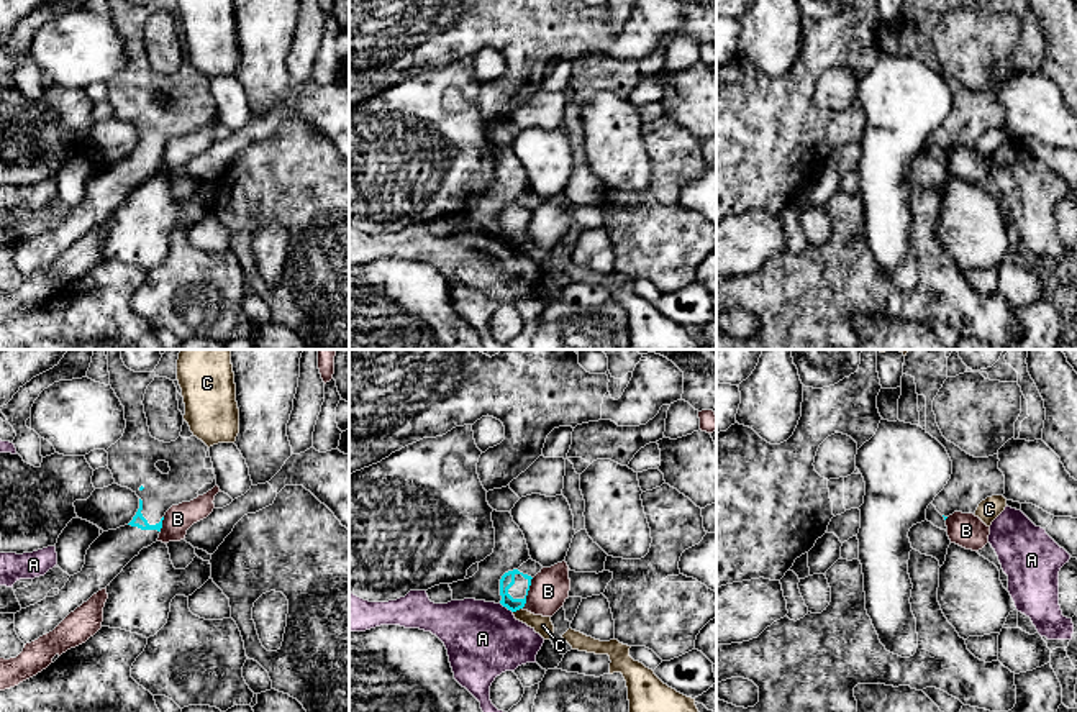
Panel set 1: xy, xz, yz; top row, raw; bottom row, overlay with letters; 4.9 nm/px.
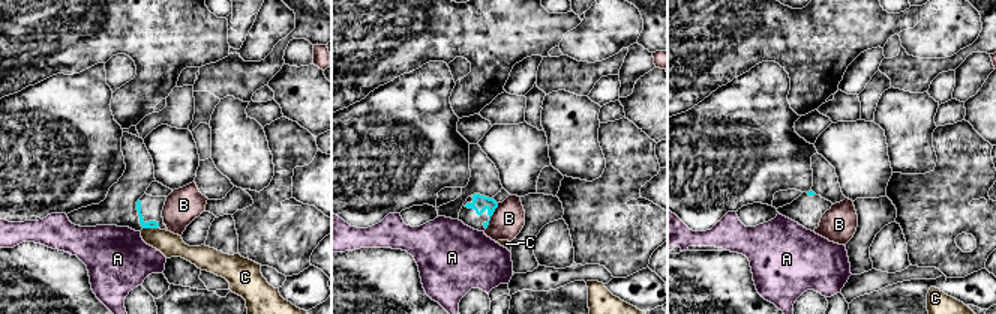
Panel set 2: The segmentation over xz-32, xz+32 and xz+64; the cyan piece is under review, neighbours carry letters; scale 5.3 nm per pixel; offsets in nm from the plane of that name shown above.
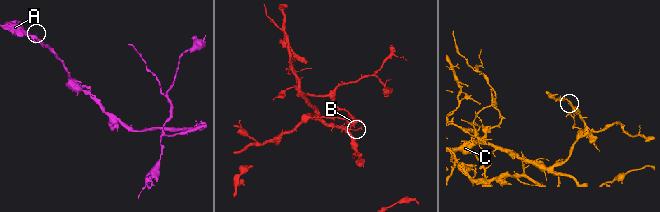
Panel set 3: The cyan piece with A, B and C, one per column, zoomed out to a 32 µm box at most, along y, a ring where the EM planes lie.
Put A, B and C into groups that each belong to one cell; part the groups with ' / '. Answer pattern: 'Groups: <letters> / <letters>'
Groups: A / B / C

